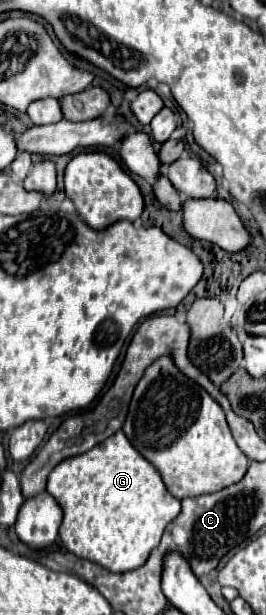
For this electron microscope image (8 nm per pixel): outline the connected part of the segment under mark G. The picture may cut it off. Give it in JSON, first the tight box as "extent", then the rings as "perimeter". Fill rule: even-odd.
{"extent":[46,431,180,573],"perimeter":[[[122,431],[88,453],[54,467],[46,491],[56,497],[64,511],[60,539],[68,551],[114,573],[126,573],[146,563],[166,525],[180,513],[180,499],[168,493],[162,475],[130,445]]]}

